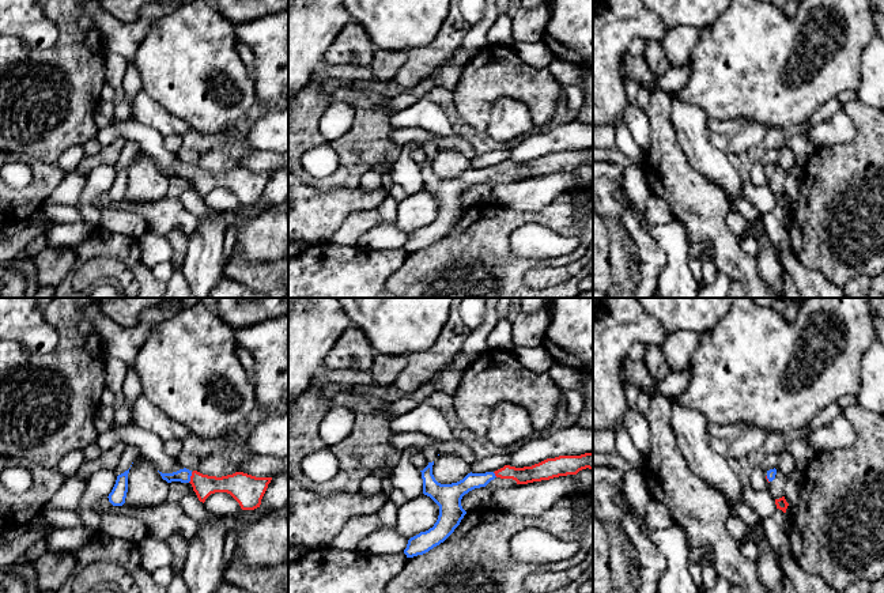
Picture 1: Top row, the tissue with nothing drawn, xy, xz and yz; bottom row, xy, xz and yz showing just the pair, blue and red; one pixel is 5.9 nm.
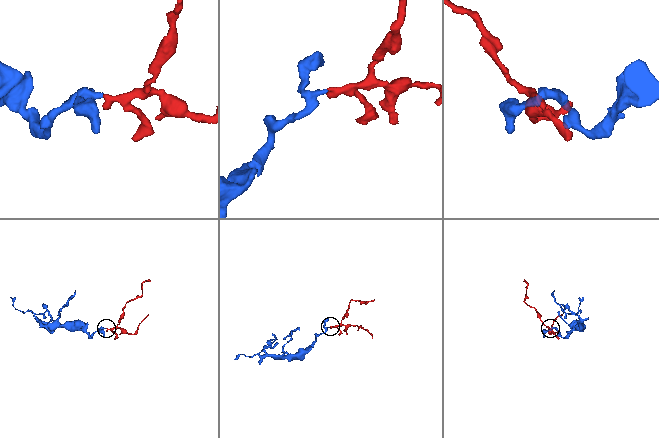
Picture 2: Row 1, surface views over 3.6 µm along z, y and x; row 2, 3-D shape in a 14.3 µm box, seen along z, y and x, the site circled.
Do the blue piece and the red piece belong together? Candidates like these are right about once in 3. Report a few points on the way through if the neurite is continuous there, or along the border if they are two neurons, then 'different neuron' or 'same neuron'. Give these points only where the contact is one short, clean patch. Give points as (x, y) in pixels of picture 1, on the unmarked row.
way xy (184, 170), (189, 173), (203, 180); same neuron

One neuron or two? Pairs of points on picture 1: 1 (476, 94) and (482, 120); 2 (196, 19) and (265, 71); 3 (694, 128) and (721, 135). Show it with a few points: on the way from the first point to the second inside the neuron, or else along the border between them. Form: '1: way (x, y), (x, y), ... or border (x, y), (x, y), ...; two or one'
1: way (476, 101), (476, 113); one
2: border (249, 70), (256, 95); two
3: border (707, 119), (709, 142), (726, 154); two

